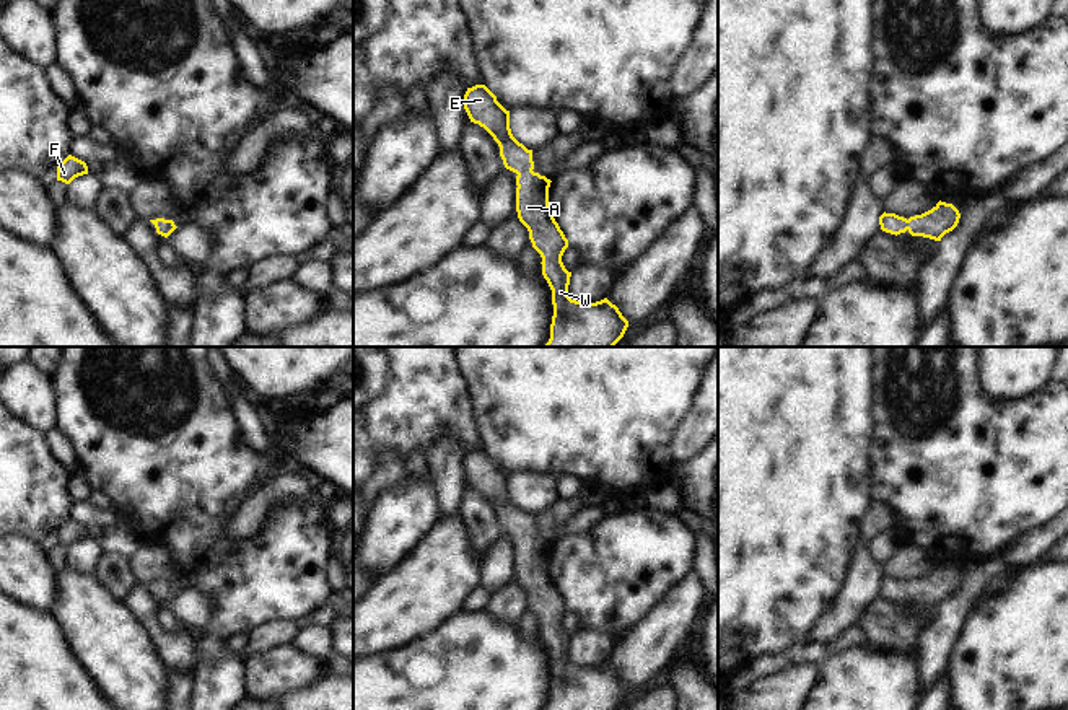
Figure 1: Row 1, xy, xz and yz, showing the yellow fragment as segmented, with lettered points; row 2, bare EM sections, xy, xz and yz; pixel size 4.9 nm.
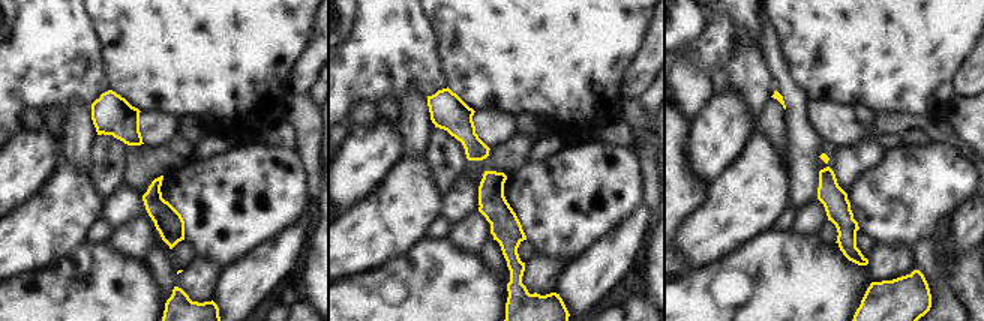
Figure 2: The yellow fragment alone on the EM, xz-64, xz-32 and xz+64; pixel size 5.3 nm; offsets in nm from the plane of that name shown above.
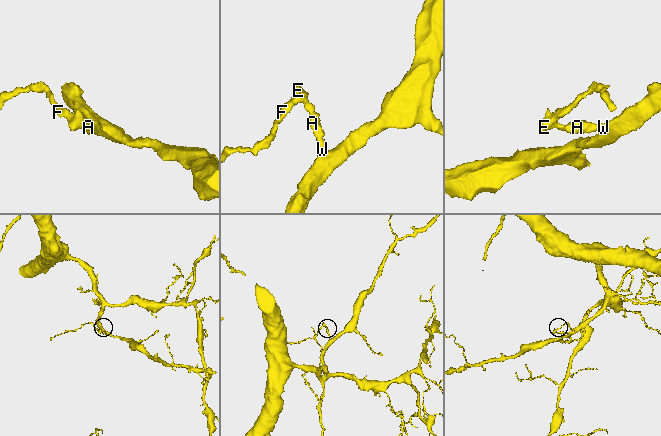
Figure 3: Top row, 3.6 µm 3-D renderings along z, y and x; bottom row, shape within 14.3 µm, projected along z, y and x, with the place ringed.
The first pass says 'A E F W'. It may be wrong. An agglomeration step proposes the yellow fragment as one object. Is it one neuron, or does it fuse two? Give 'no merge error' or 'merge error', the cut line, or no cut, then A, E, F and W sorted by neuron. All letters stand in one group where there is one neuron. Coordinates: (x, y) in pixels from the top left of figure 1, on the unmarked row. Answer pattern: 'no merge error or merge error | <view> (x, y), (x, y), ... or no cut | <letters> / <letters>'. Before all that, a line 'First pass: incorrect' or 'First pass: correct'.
First pass: correct
no merge error | no cut | A E F W

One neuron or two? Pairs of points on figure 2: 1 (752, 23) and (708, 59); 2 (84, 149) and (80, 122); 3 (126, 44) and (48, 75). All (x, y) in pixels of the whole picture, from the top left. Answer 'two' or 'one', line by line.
1: one
2: one
3: two

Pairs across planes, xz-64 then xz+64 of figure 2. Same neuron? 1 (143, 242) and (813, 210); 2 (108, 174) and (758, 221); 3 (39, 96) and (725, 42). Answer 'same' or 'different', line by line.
1: same
2: different
3: same

